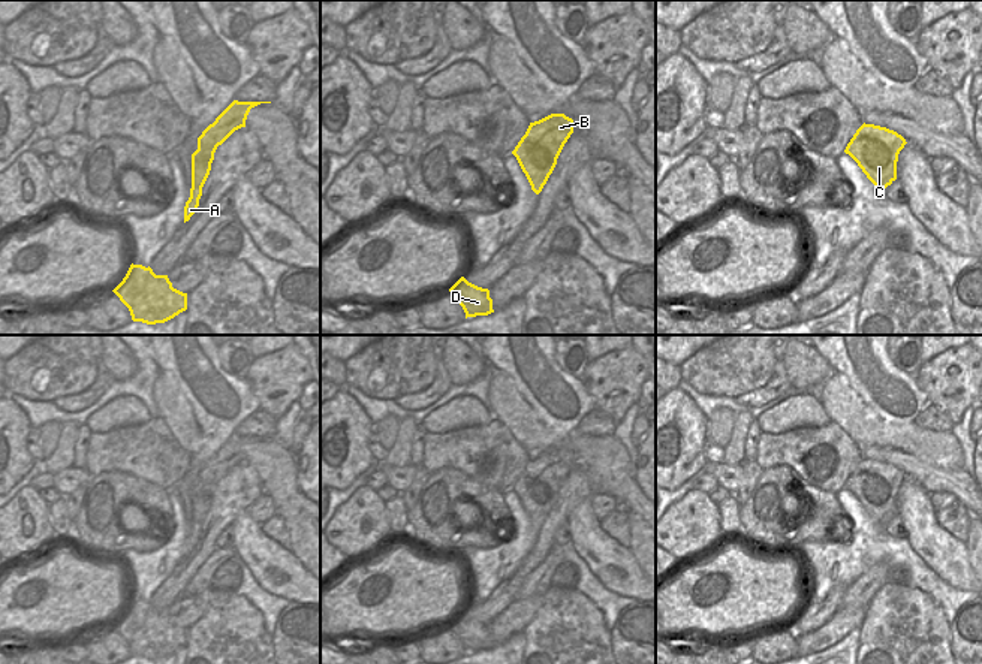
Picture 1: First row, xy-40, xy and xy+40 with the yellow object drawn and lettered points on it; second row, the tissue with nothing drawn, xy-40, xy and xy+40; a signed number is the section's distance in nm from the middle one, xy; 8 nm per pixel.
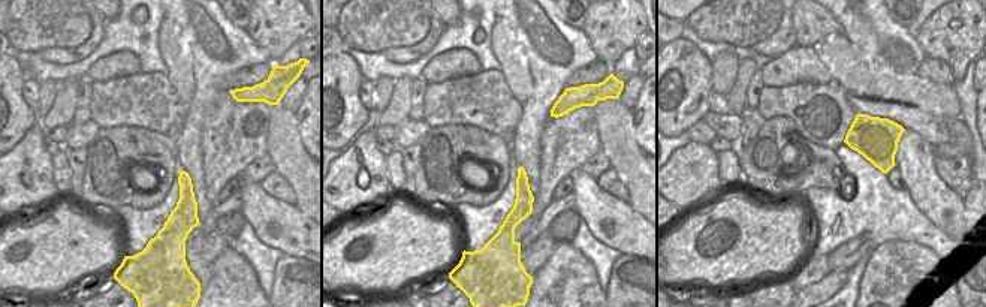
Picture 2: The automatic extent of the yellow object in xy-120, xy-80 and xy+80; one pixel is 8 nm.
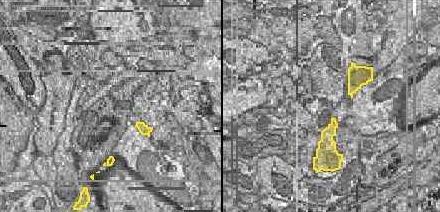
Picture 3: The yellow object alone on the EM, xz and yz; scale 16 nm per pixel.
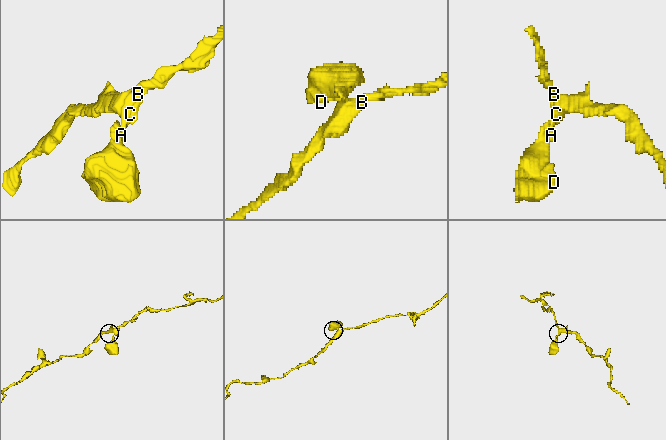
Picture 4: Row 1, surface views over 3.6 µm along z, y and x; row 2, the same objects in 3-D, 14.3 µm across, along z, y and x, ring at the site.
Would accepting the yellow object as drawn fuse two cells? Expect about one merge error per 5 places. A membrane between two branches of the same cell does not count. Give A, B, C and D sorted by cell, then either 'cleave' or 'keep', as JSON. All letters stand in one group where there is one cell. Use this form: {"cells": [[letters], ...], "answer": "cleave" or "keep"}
{"cells": [["A", "B", "C", "D"]], "answer": "keep"}

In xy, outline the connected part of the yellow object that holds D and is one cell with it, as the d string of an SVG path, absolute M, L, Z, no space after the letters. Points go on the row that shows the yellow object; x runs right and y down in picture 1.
M461 277L451 289L451 296L463 307L467 317L494 313L490 290L478 287Z

